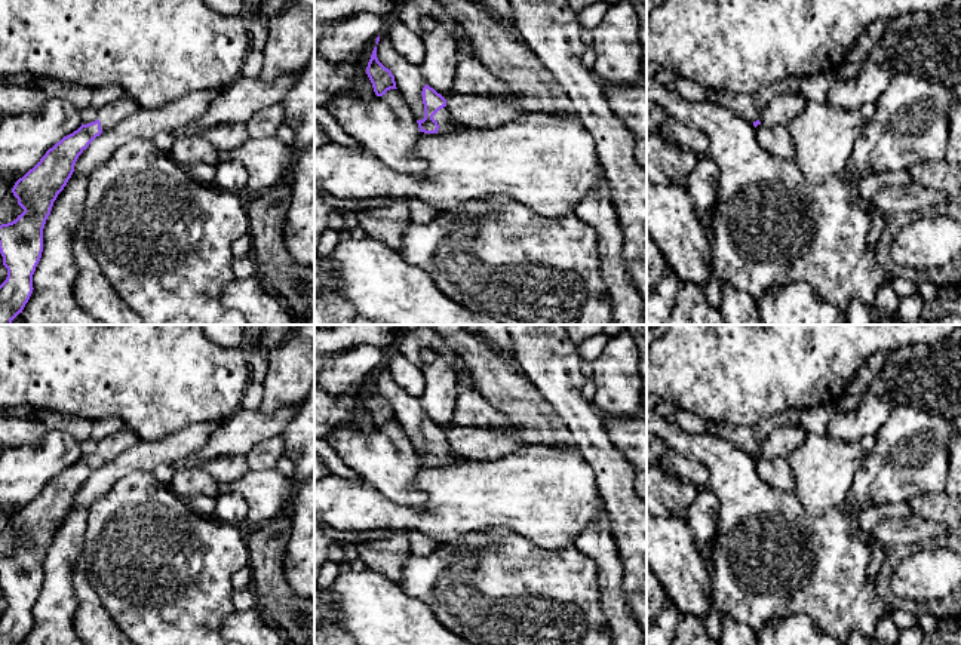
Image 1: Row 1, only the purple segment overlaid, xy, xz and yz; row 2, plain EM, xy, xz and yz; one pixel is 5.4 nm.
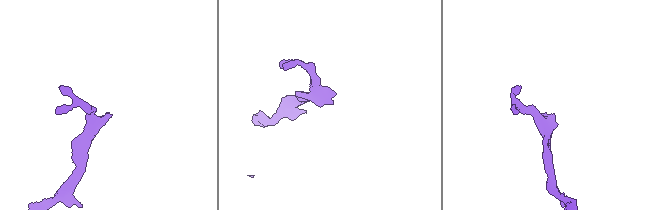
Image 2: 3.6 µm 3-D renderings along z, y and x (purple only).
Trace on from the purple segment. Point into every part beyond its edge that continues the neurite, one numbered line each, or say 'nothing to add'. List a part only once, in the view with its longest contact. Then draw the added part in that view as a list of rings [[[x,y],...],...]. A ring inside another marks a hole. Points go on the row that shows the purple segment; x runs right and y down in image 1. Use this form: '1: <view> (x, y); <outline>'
1: xz (445, 123); [[[446,107],[440,108],[433,116],[433,119],[439,125],[439,129],[437,129],[437,133],[436,135],[446,135],[446,133],[454,133],[454,132],[463,130],[463,128],[451,119]]]

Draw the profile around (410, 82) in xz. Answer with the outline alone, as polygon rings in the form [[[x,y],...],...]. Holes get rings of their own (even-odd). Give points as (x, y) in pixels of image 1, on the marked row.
[[[402,61],[390,71],[394,76],[397,90],[402,93],[405,102],[411,108],[415,120],[423,120],[424,104],[421,92],[427,83],[420,67]]]

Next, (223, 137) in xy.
[[[217,125],[203,129],[199,136],[208,139],[219,153],[243,145],[249,138],[245,125]]]

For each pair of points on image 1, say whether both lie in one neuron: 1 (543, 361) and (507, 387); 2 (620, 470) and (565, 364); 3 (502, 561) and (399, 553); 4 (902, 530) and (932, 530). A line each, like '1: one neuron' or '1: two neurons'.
1: two neurons
2: one neuron
3: two neurons
4: one neuron

